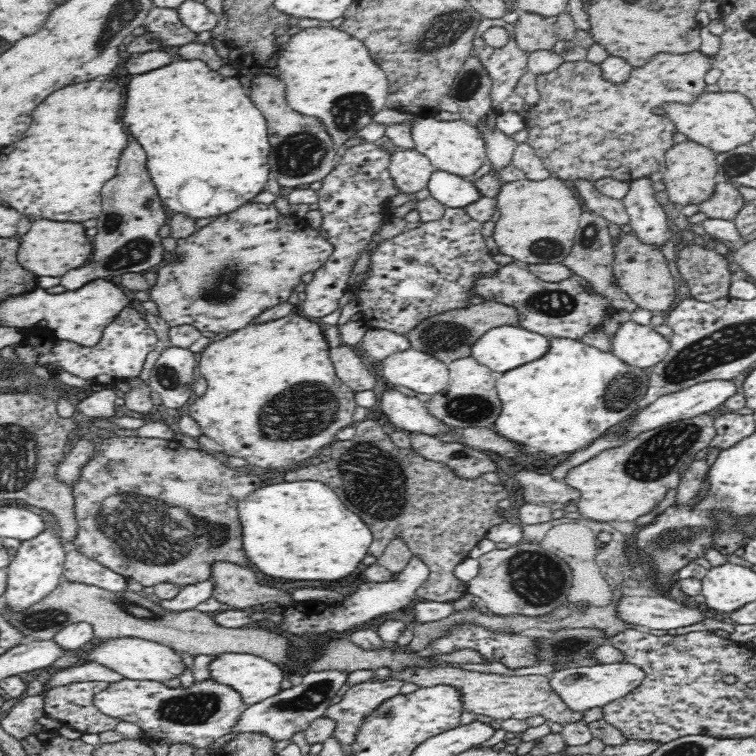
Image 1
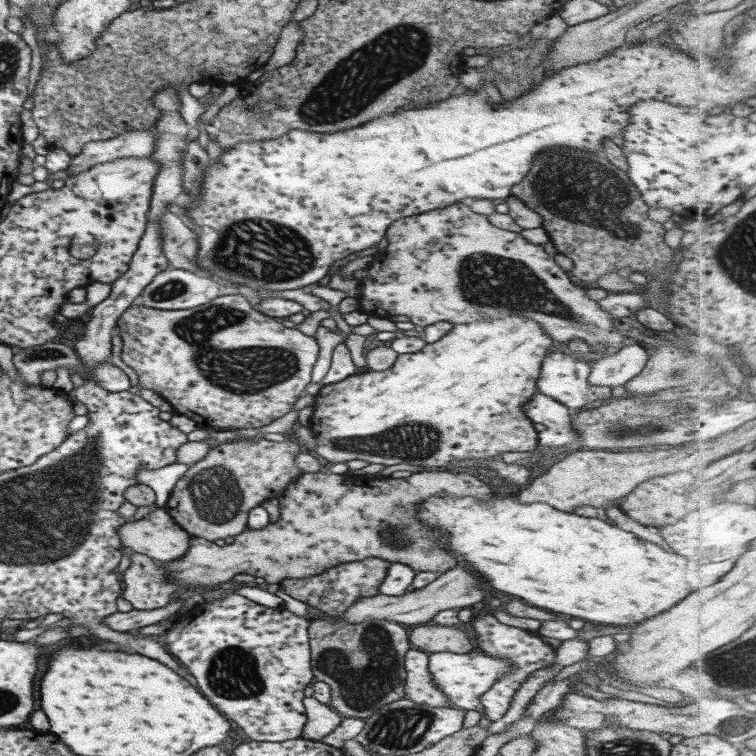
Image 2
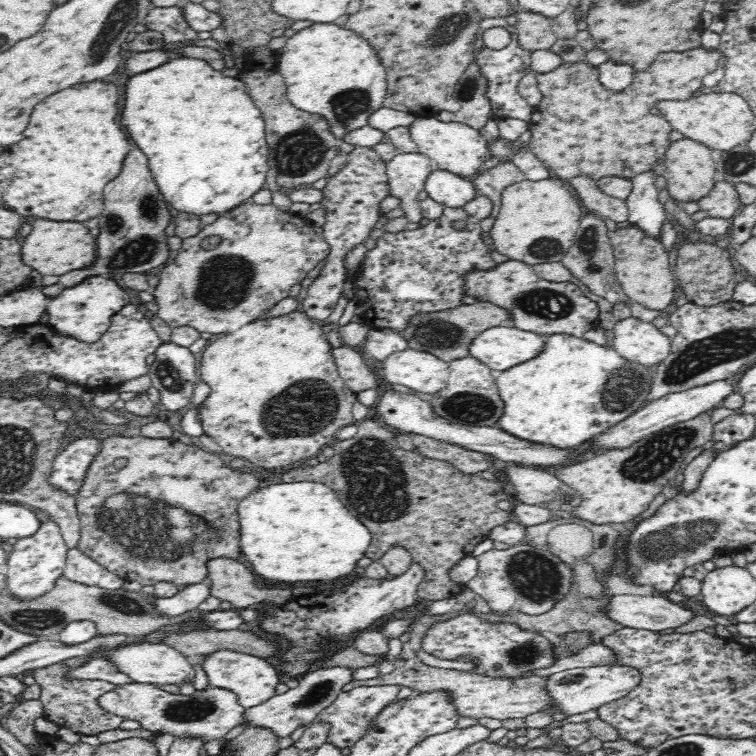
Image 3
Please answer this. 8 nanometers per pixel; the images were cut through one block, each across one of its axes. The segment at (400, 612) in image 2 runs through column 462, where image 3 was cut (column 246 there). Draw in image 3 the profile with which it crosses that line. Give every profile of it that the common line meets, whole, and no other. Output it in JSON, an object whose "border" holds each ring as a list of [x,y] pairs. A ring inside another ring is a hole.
{"border":[[[214,558],[206,562],[207,577],[211,580],[208,590],[212,596],[222,602],[230,602],[235,610],[241,610],[246,606],[270,600],[276,602],[278,594],[282,594],[282,604],[292,598],[290,590],[268,590],[258,588],[254,574],[244,568],[244,564],[232,560],[232,558]]]}

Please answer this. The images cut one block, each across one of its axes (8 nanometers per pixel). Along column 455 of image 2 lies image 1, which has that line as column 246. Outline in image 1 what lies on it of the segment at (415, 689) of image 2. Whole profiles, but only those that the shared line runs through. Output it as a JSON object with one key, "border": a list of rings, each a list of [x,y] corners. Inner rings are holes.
{"border":[[[211,679],[194,683],[190,690],[170,689],[162,682],[132,681],[110,683],[107,690],[96,697],[96,706],[108,716],[136,722],[142,731],[154,738],[169,738],[173,742],[188,742],[196,748],[208,748],[218,738],[232,732],[240,716],[247,710],[242,697],[229,686],[216,684]]]}

